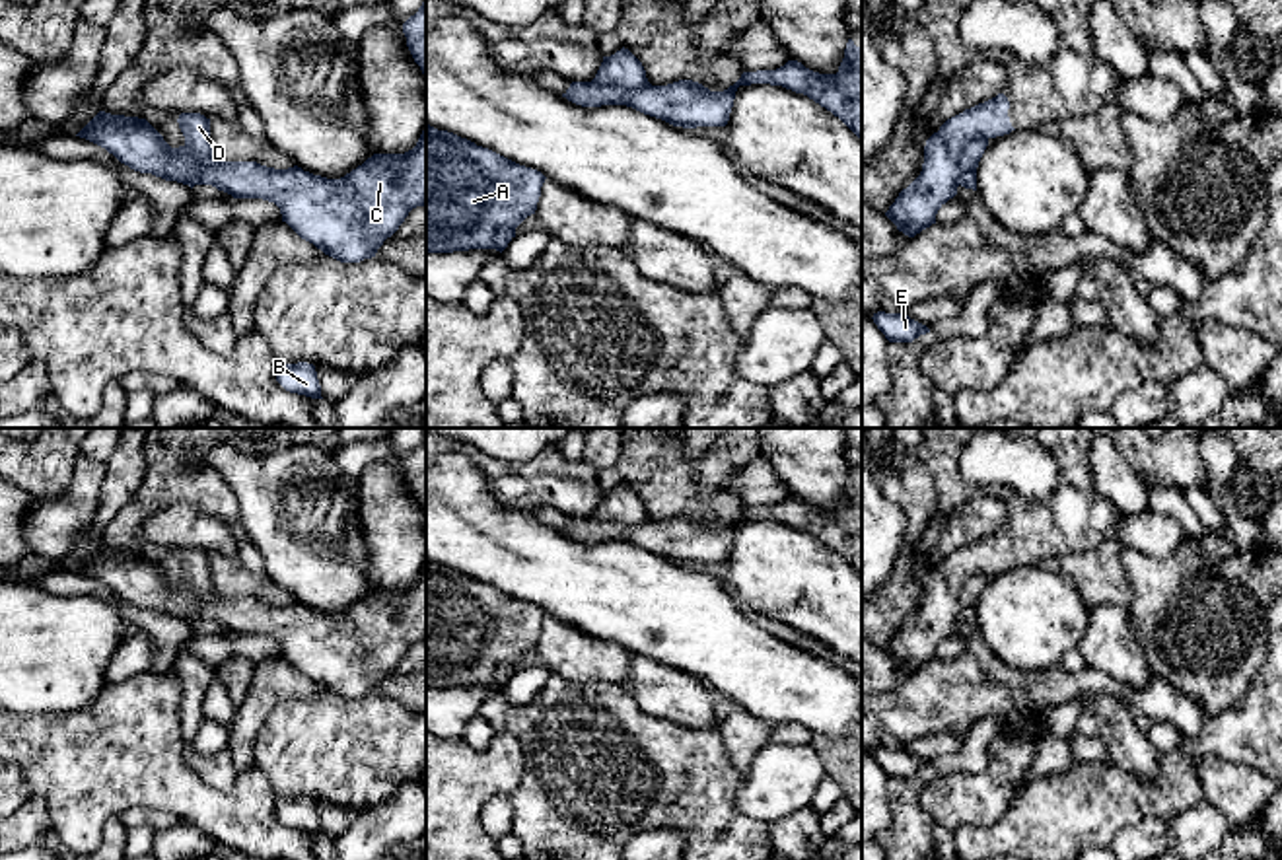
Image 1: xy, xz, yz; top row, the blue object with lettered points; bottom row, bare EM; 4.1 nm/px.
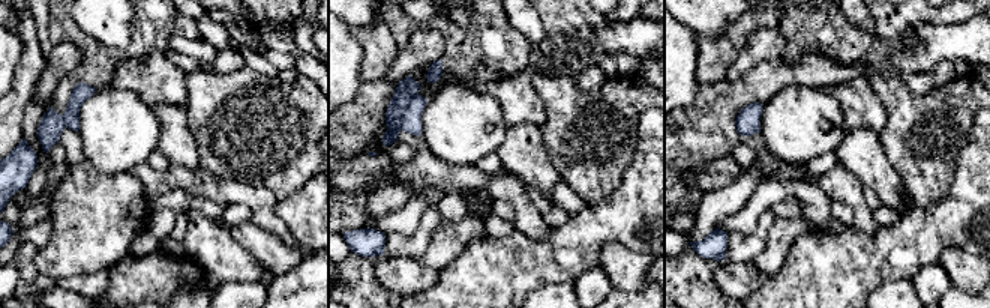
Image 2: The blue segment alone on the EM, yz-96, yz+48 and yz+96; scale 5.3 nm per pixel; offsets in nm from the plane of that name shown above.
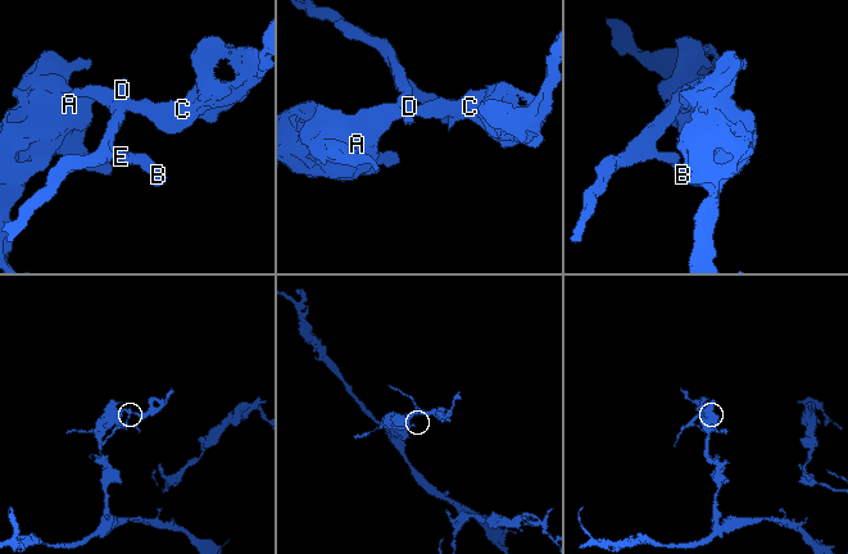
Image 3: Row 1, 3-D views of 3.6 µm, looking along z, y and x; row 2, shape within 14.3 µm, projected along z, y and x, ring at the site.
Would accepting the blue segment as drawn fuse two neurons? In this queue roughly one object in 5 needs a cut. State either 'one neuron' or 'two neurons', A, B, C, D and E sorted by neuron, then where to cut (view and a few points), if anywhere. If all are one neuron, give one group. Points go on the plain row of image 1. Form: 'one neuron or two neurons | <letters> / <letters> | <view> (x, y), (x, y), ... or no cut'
two neurons | A C / B D E | yz (985, 571), (973, 573), (961, 588), (958, 619)

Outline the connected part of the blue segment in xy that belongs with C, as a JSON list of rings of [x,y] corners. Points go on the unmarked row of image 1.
[[[99,547],[76,572],[86,574],[121,599],[140,609],[189,623],[212,621],[233,634],[263,634],[280,644],[286,658],[302,675],[340,699],[360,699],[375,693],[377,685],[405,658],[416,642],[426,642],[426,562],[416,582],[405,590],[374,590],[340,615],[313,611],[294,601],[274,605],[257,597],[206,597],[195,595],[185,582],[171,584],[163,572],[138,553]]]

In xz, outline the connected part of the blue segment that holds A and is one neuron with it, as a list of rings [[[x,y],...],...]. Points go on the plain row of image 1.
[[[426,560],[426,689],[469,685],[496,685],[502,689],[516,673],[516,663],[535,650],[545,615],[537,605],[519,601],[453,568]]]

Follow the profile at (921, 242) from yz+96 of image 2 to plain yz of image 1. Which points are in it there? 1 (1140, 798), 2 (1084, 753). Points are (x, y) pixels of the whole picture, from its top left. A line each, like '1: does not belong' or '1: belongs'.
1: belongs
2: does not belong

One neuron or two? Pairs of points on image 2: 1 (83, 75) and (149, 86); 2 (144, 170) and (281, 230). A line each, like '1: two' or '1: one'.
1: two
2: one

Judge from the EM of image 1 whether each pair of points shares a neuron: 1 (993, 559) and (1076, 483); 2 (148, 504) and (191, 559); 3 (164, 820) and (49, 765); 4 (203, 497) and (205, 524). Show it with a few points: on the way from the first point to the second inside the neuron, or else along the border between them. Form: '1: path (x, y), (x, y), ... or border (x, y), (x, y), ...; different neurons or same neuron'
1: path (1014, 543), (1032, 534), (1061, 504); same neuron
2: path (135, 526), (135, 537), (146, 549), (170, 559); same neuron
3: border (117, 816), (133, 808), (162, 808), (181, 820); different neurons
4: border (158, 510), (170, 504), (195, 504), (228, 522); different neurons

